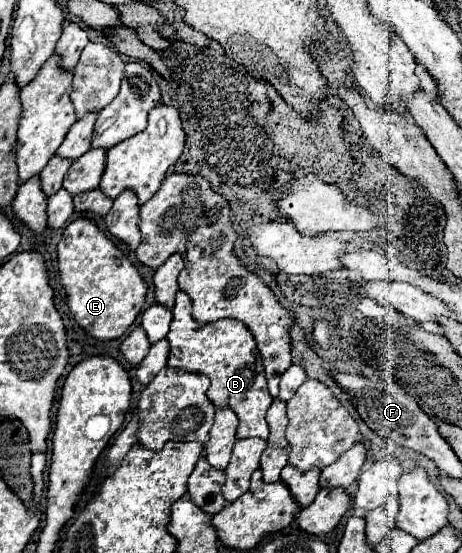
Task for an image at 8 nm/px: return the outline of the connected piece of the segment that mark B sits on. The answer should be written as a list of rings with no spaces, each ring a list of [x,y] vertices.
[[[179,291],[173,307],[173,323],[167,341],[171,347],[169,367],[207,375],[211,381],[211,387],[207,391],[209,401],[213,401],[215,407],[229,407],[235,411],[235,415],[239,417],[237,439],[259,437],[267,441],[269,427],[265,421],[265,413],[273,399],[267,391],[261,355],[257,353],[249,329],[245,329],[241,321],[229,321],[229,319],[215,321],[213,325],[197,325],[197,321],[193,321],[191,315],[191,301],[187,293]]]

